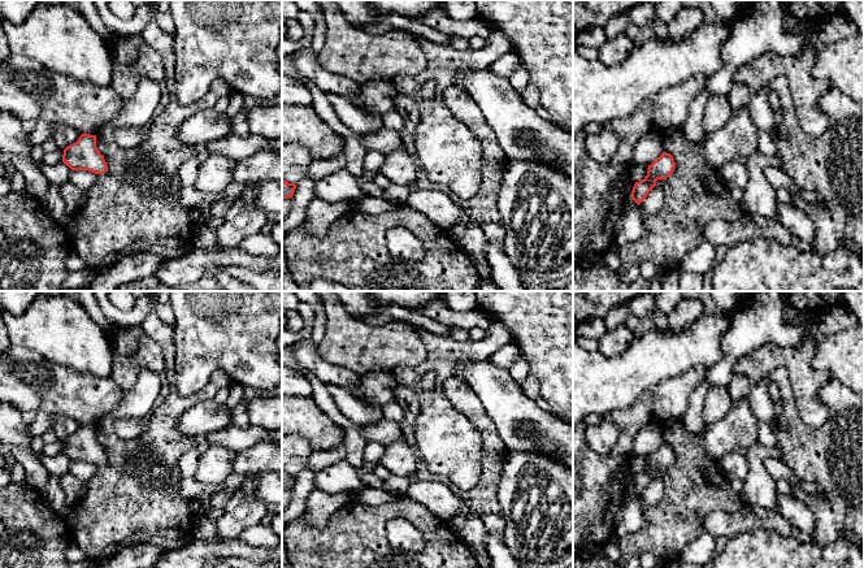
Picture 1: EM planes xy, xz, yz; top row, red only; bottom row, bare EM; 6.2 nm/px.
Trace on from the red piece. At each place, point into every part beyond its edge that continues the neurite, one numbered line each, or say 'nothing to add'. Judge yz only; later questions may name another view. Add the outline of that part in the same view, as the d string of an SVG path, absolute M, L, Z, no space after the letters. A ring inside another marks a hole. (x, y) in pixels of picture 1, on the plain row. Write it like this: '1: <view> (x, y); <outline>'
nothing to add

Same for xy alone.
nothing to add

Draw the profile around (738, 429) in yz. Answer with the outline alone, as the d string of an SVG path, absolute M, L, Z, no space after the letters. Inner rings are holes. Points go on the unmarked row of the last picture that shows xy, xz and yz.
M744 398L733 403L721 420L705 426L702 446L715 460L737 450L747 454L748 448L757 442L757 433L757 419Z

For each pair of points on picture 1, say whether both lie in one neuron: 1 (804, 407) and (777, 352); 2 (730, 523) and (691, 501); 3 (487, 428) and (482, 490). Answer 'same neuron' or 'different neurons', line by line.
1: same neuron
2: different neurons
3: same neuron

